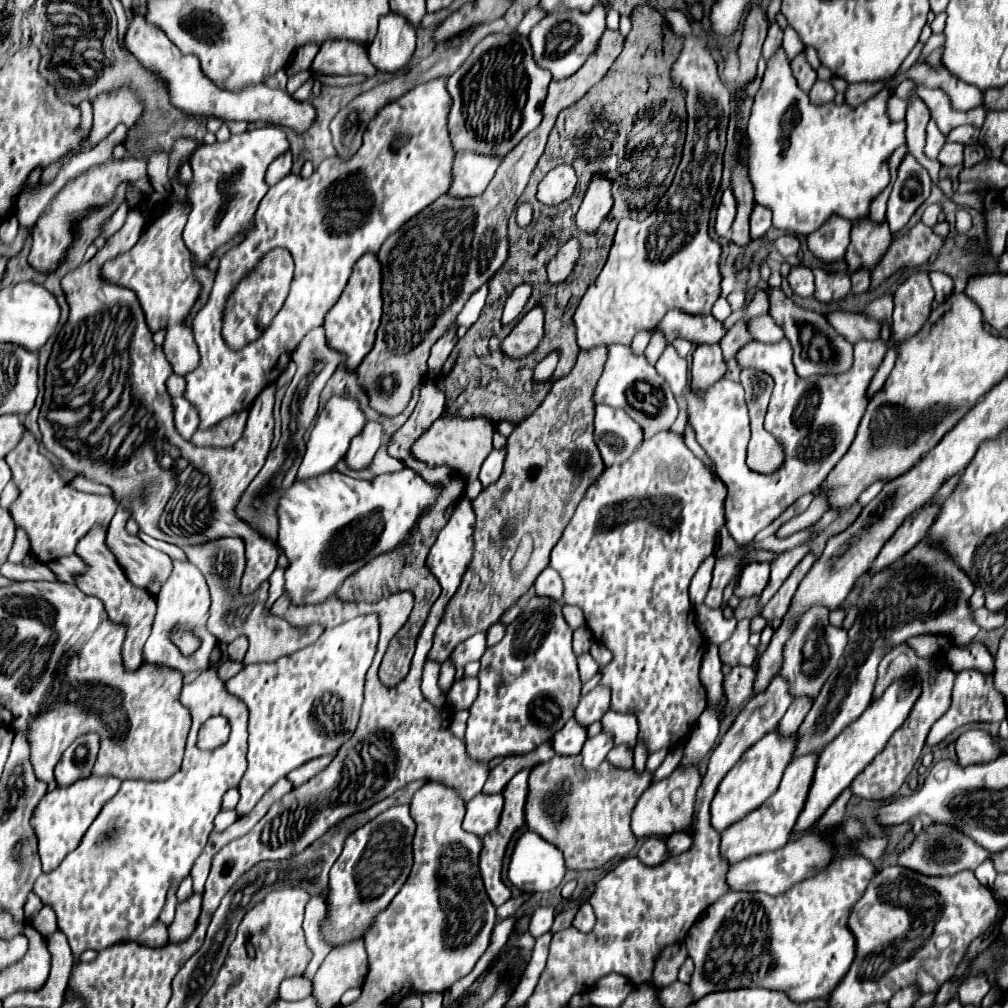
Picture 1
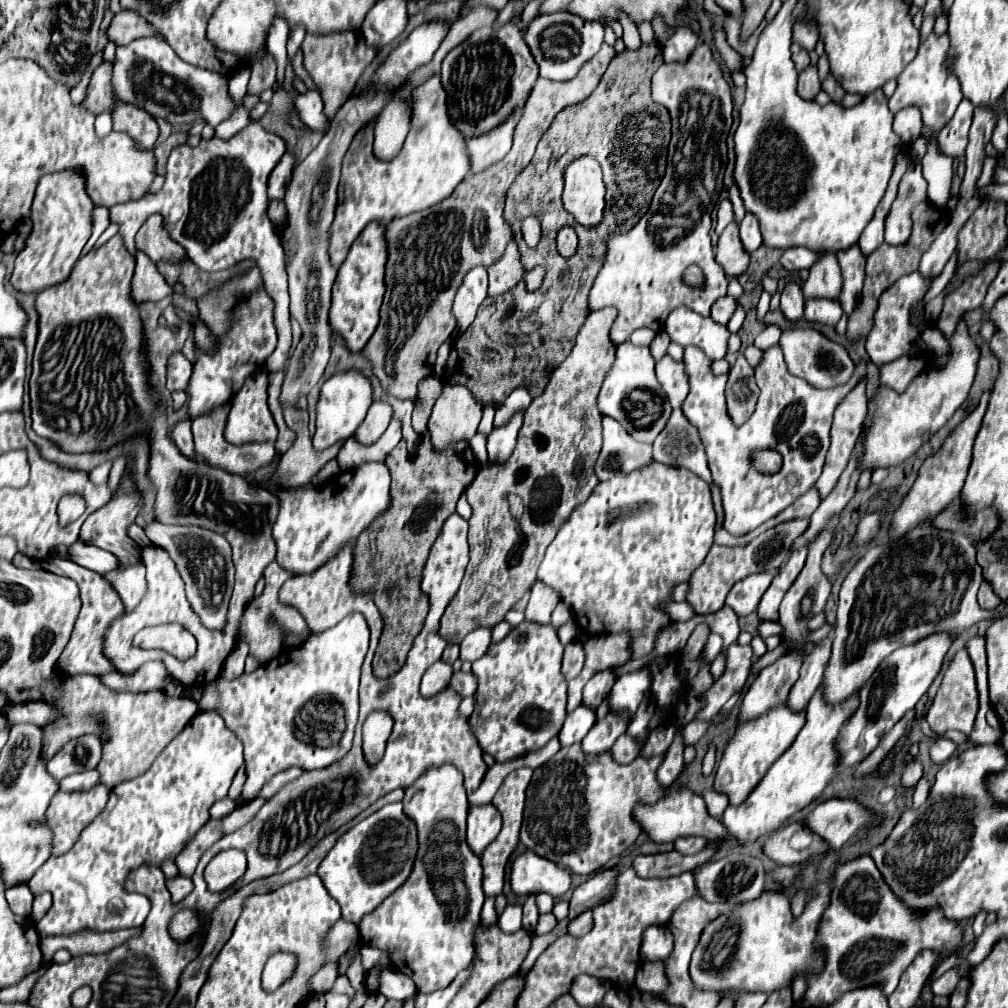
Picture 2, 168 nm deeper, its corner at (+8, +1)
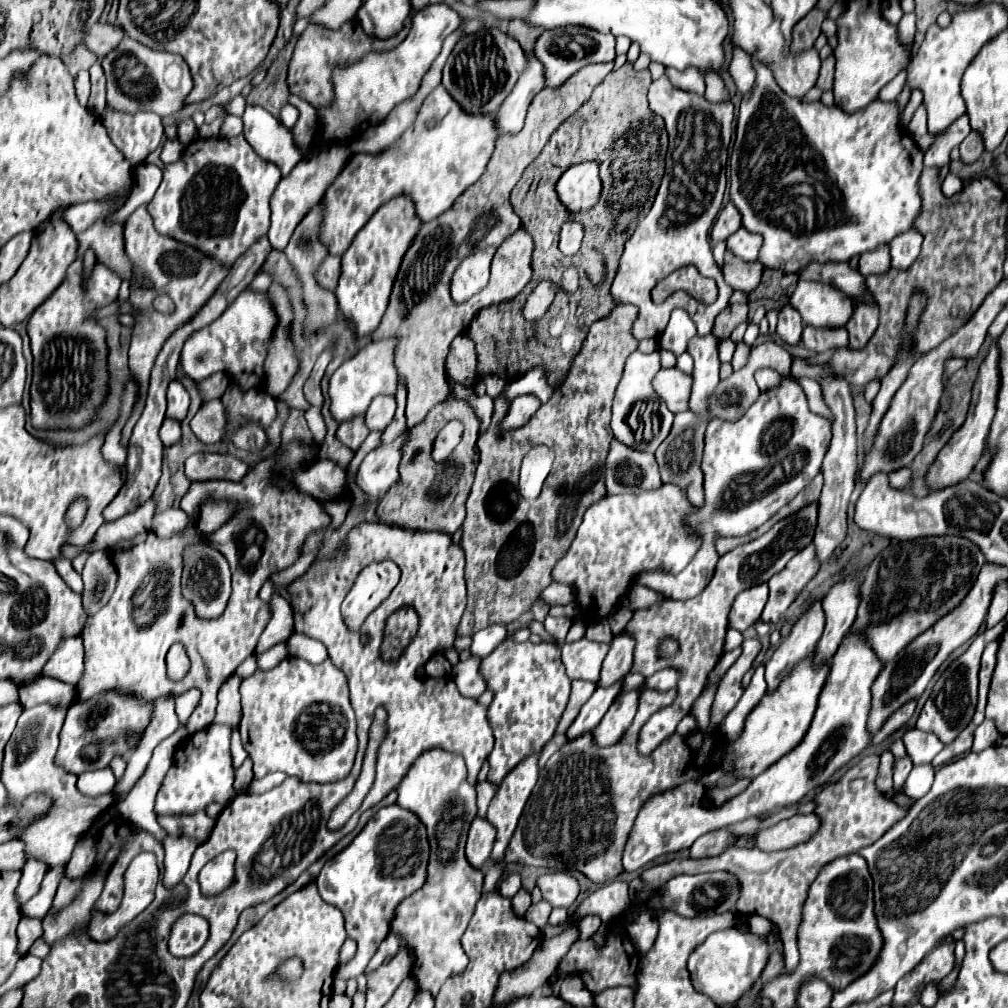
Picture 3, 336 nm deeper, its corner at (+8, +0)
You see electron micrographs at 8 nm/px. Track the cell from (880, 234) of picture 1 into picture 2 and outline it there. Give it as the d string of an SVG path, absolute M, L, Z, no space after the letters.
M851 247L843 253L837 253L837 261L843 273L843 293L841 293L841 307L845 315L851 315L853 309L859 303L861 289L863 289L863 279L865 279L865 257L861 255L859 247Z

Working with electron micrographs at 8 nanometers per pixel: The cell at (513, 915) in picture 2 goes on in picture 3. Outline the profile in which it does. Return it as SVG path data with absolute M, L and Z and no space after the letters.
M521 888L521 890L511 898L511 904L513 904L513 910L515 910L517 916L525 916L527 908L531 906L531 894Z

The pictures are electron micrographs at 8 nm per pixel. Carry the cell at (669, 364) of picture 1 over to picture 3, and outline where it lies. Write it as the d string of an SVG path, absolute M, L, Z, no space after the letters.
M661 368L653 380L655 392L665 400L667 408L673 414L687 410L691 384L693 384L691 376L677 368Z

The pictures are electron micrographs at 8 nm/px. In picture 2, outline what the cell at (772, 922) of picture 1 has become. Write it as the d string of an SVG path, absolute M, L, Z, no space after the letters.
M831 881L821 883L811 903L797 919L791 915L787 897L769 891L759 899L737 905L733 911L711 921L705 927L691 959L691 979L695 987L707 991L743 989L747 993L771 993L781 987L789 987L795 973L803 973L805 977L817 973L823 967L823 953L813 947L813 941L819 917L827 907L829 893Z

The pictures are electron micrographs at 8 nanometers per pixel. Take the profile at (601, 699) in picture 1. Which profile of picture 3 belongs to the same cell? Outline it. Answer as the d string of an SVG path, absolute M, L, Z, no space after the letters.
M627 634L613 638L609 646L609 654L603 660L597 686L611 686L611 682L619 682L619 678L625 678L629 674L633 664L633 648L635 648L635 642Z

